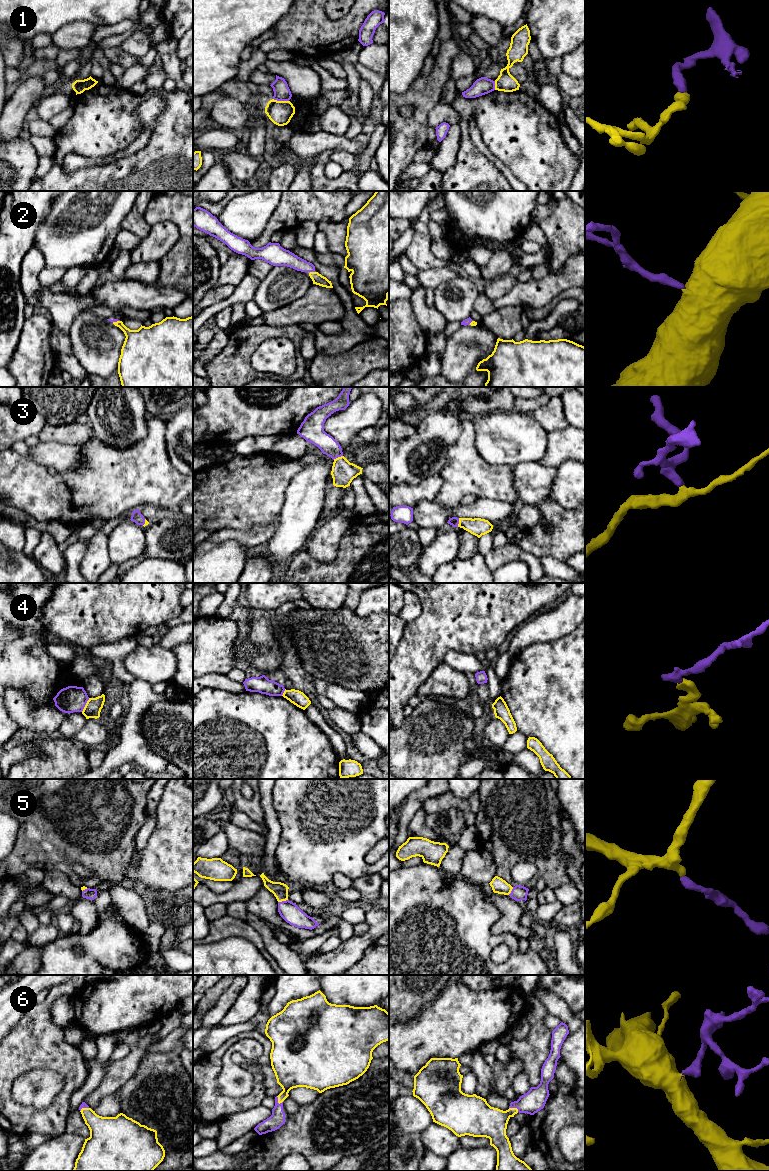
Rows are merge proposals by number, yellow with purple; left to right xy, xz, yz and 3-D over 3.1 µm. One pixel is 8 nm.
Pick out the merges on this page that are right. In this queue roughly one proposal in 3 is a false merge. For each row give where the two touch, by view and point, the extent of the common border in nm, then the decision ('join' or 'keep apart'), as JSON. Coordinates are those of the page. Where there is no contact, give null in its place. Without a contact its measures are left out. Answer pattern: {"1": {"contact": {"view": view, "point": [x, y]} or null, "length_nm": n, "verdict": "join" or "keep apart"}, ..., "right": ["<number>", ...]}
{"1": {"contact": {"view": "xz", "point": [281, 101]}, "length_nm": 130, "verdict": "keep apart"}, "2": {"contact": {"view": "xz", "point": [312, 272]}, "length_nm": 40, "verdict": "join"}, "3": {"contact": {"view": "xz", "point": [338, 457]}, "length_nm": 90, "verdict": "join"}, "4": {"contact": {"view": "xy", "point": [85, 705]}, "length_nm": 130, "verdict": "keep apart"}, "5": {"contact": {"view": "xz", "point": [282, 900]}, "length_nm": 80, "verdict": "join"}, "6": {"contact": {"view": "xz", "point": [278, 1102]}, "length_nm": 80, "verdict": "join"}, "right": ["2", "3", "5", "6"]}

